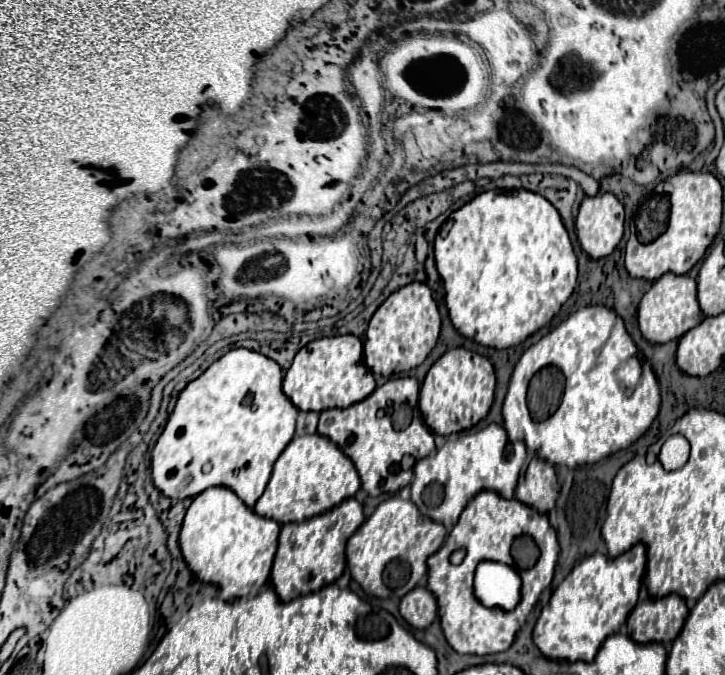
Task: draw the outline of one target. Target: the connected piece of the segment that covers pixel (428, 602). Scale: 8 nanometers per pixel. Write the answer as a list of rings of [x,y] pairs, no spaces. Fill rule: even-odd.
[[[416,586],[400,600],[400,616],[414,628],[428,628],[434,622],[436,612],[436,598],[424,586]]]

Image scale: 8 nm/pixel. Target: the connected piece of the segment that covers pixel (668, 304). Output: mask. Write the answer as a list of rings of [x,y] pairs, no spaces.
[[[664,274],[658,278],[652,288],[642,296],[642,302],[638,306],[638,324],[642,336],[652,344],[662,344],[680,338],[686,334],[692,326],[696,326],[702,320],[702,312],[698,306],[696,296],[696,280],[690,276],[678,276],[678,274]]]

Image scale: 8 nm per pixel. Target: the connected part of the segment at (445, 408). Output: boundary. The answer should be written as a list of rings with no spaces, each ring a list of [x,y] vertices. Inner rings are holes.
[[[464,348],[448,350],[432,364],[422,382],[420,412],[424,414],[428,428],[434,434],[448,436],[452,432],[462,432],[476,426],[492,406],[494,384],[494,366],[488,358]]]

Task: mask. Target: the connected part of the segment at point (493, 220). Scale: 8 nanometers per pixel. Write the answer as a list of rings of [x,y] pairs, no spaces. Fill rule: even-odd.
[[[490,190],[490,192],[482,192],[476,198],[472,198],[470,202],[466,202],[462,208],[454,210],[448,220],[440,226],[436,238],[434,238],[434,260],[436,260],[436,268],[440,272],[444,290],[446,290],[446,308],[450,314],[450,320],[454,324],[454,328],[466,336],[466,338],[474,338],[478,344],[482,346],[490,346],[490,348],[510,348],[516,346],[520,342],[524,342],[528,336],[532,336],[534,332],[538,332],[542,326],[546,326],[556,312],[562,308],[562,304],[570,298],[574,286],[576,286],[576,276],[578,276],[578,262],[568,238],[568,232],[560,220],[558,210],[540,194],[530,192],[530,190],[512,190],[512,192],[504,192],[504,190]]]

